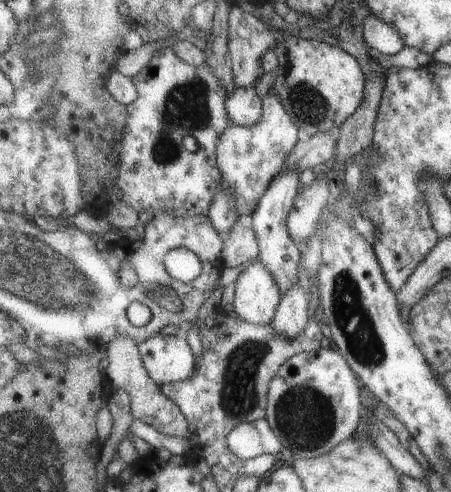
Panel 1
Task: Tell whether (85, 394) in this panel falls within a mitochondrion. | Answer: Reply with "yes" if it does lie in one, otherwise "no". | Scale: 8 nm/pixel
no

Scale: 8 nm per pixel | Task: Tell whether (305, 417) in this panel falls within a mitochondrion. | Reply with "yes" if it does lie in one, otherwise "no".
yes

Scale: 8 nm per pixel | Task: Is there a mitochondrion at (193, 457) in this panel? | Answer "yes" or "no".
no

